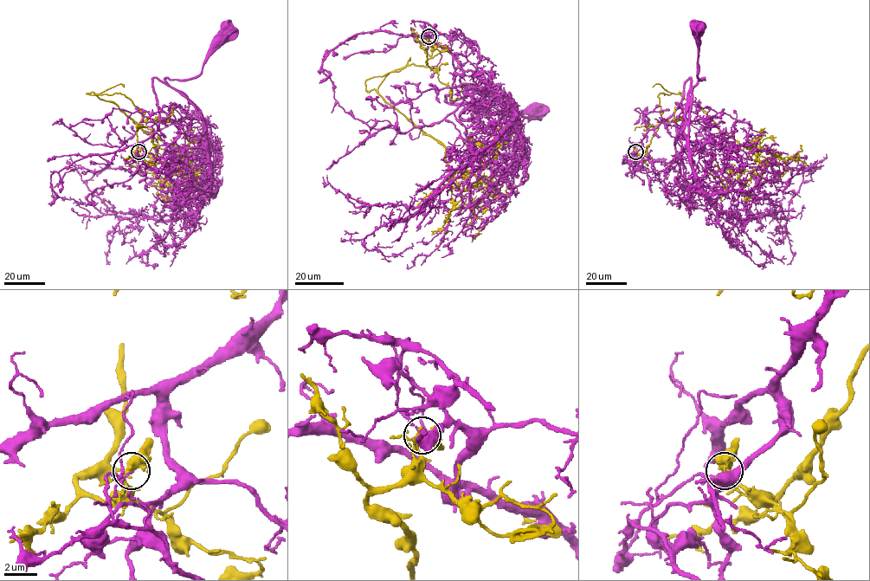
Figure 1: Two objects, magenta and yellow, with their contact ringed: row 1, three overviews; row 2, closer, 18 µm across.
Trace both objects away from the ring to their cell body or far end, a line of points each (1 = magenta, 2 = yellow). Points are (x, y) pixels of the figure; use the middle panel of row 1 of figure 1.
1: (428, 35), (425, 27), (434, 44), (451, 53), (454, 81), (446, 100), (467, 106), (462, 118), (536, 111)
2: (428, 35), (432, 67), (373, 76), (366, 90), (444, 146), (456, 189), (477, 183), (495, 150), (481, 145)

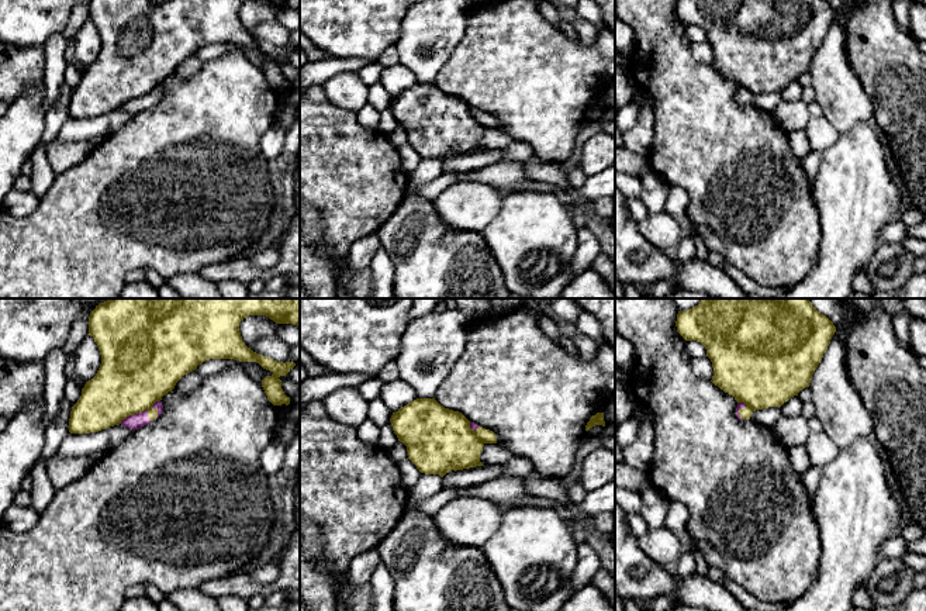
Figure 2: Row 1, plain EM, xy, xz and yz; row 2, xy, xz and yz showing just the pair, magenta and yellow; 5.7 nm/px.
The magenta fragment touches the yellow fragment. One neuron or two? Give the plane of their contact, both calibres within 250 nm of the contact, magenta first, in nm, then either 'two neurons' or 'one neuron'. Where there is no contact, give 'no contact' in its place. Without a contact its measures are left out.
xy | 90/420 nm | two neurons

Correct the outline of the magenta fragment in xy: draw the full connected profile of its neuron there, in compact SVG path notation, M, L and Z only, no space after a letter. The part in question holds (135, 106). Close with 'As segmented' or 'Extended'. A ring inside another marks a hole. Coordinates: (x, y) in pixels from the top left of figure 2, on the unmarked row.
M145 94L142 97L127 101L125 104L121 106L121 110L135 115L151 107L152 106L148 101L148 94Z. As segmented

